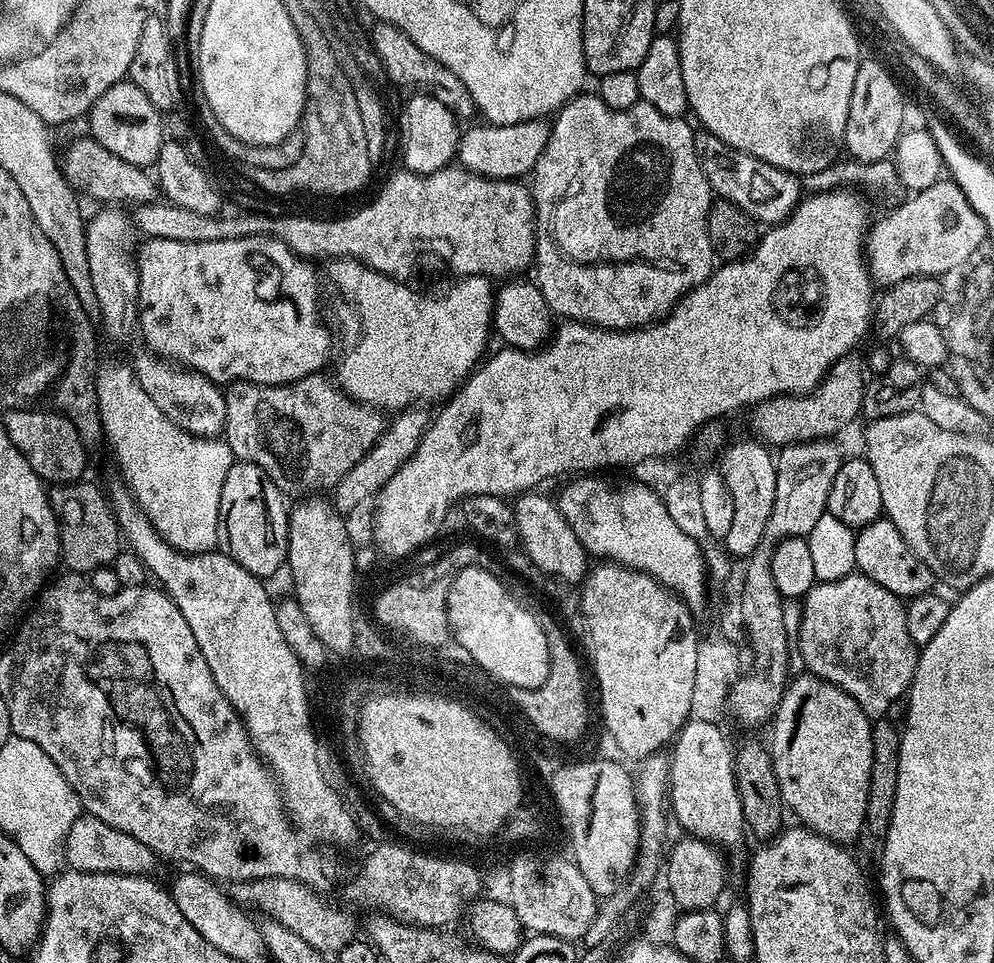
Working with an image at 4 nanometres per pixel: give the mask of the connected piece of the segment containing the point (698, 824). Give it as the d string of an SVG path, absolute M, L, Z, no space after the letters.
M689 719L680 729L670 748L667 799L670 812L685 828L689 837L707 840L721 850L740 848L744 844L746 825L739 800L733 764L733 745L728 745L719 723Z

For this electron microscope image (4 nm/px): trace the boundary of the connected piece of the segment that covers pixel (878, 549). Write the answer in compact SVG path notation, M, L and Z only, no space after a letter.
M887 518L870 522L856 532L854 562L859 575L878 582L882 590L890 590L890 594L895 596L911 598L933 591L934 577L931 570L925 566L922 558L918 558L918 554L914 554L914 550L910 550L910 546L906 546L906 538L898 534L898 526L894 526L894 522Z

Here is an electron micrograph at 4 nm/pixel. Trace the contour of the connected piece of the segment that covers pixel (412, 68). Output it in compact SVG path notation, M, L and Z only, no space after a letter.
M376 22L373 25L372 34L370 33L370 45L376 52L387 79L392 79L400 88L409 84L417 93L430 98L438 98L438 102L442 102L442 106L455 112L457 117L475 117L477 115L476 104L472 101L470 90L466 90L462 78L458 78L458 74L454 74L454 70L450 70L446 66L442 66L442 62L430 58L430 54L422 51L405 32L398 30L392 24Z

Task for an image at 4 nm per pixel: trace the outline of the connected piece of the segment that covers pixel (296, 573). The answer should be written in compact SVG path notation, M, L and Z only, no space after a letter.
M312 494L291 505L286 568L292 571L292 584L296 587L294 598L302 606L314 634L328 641L332 648L344 649L351 644L348 612L354 606L352 591L358 579L356 553L347 536L345 517L336 511L331 499L324 498Z

